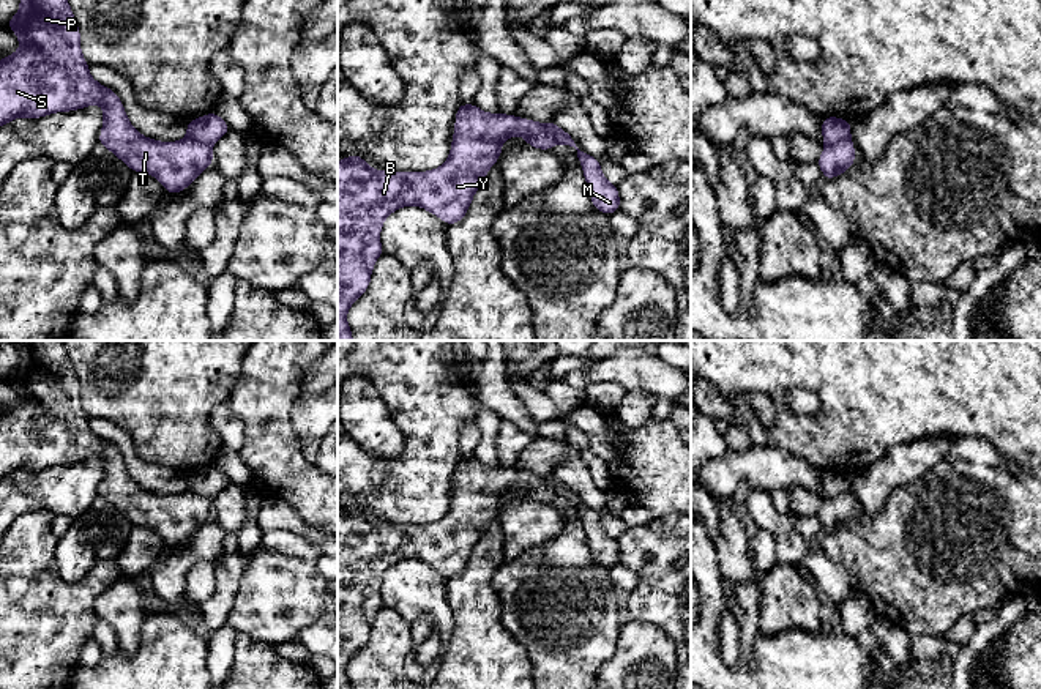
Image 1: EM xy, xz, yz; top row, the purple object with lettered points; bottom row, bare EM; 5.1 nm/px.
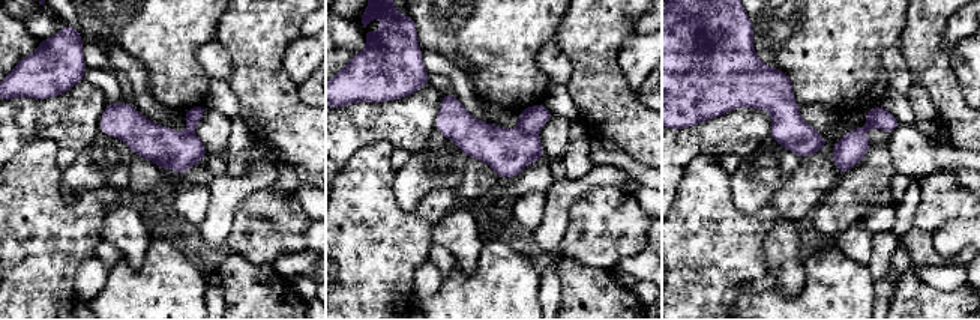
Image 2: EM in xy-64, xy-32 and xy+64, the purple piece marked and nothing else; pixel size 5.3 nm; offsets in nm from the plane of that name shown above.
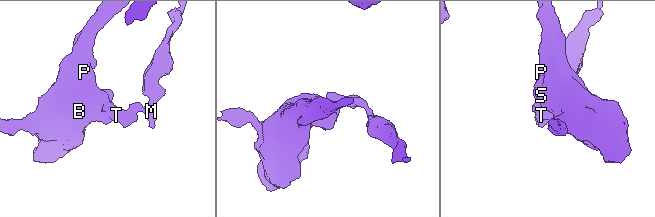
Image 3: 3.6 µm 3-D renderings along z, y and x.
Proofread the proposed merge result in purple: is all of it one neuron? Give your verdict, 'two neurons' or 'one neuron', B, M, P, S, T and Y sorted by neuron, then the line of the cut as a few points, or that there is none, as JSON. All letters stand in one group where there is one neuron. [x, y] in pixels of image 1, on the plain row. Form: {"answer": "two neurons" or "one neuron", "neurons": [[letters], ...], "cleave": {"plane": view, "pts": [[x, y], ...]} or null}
{"answer": "two neurons", "neurons": [["B", "P", "S", "T", "Y"], ["M"]], "cleave": {"plane": "xy", "pts": [[186, 489], [210, 500]]}}

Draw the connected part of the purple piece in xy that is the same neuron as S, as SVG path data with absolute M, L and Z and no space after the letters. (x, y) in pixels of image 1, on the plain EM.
M13 341L21 350L19 364L6 380L13 383L21 400L0 412L0 481L19 470L41 471L57 465L87 462L90 457L103 460L103 482L98 495L121 512L132 525L153 528L167 544L177 547L185 544L203 523L213 517L211 500L189 490L175 495L159 495L142 489L128 473L118 448L96 435L80 404L80 383L68 356L63 341Z

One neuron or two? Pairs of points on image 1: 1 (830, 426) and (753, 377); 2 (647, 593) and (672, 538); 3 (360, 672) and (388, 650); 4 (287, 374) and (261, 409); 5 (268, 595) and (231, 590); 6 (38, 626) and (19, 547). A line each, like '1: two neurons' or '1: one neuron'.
1: one neuron
2: one neuron
3: one neuron
4: one neuron
5: two neurons
6: one neuron

